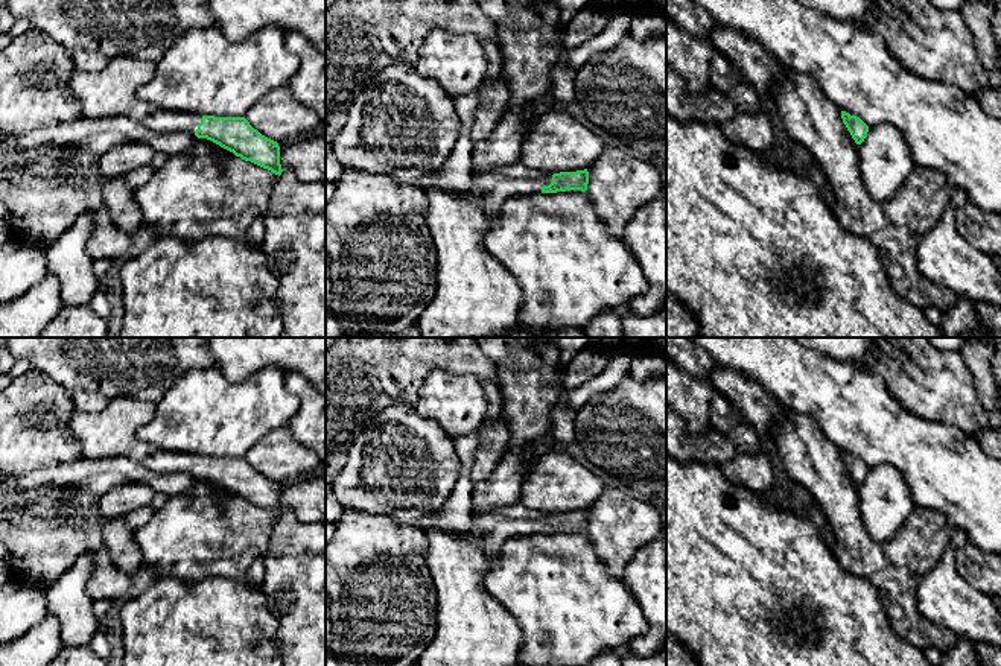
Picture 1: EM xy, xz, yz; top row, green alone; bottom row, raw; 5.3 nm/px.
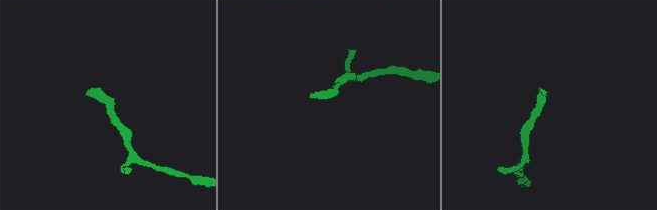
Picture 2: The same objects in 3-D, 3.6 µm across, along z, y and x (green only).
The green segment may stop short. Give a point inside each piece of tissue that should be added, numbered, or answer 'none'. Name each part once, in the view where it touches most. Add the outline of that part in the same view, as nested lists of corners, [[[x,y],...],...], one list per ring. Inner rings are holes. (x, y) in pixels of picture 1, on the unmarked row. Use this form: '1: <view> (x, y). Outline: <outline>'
1: xz (473, 628). Outline: [[[519,502],[496,511],[473,511],[472,520],[473,529],[470,532],[443,529],[426,532],[429,540],[426,563],[437,595],[437,633],[415,666],[519,666],[520,626],[485,588],[485,576],[490,570],[488,549],[517,534],[540,534],[543,526],[552,523],[552,515],[529,509]]]

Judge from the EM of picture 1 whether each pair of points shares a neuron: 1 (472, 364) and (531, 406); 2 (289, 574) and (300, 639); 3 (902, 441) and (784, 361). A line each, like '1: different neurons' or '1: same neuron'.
1: different neurons
2: same neuron
3: same neuron

